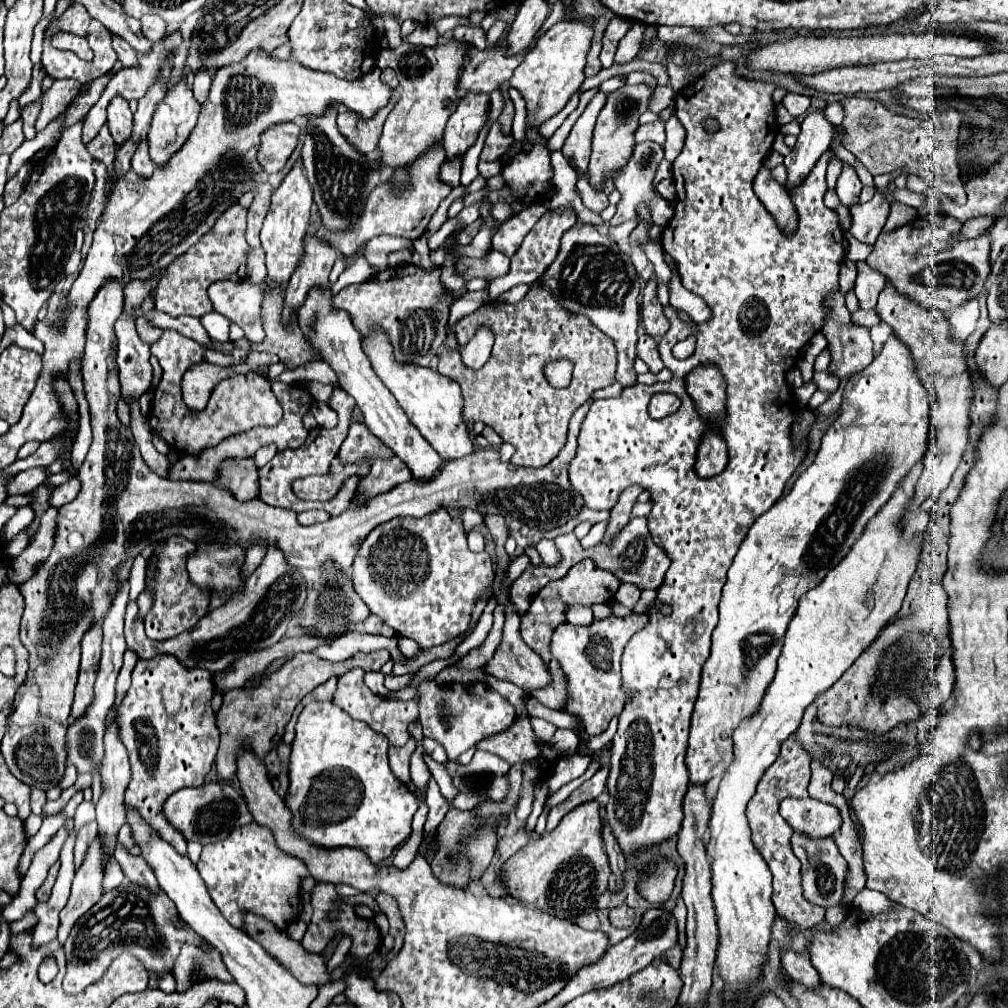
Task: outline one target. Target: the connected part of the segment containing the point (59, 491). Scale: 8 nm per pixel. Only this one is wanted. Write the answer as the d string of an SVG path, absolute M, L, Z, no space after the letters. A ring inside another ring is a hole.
M71 477L71 481L55 487L55 489L53 489L53 495L49 497L49 505L51 505L51 507L61 507L61 505L73 501L73 497L75 497L77 491L79 491L79 485L77 485L77 483L79 483L77 477Z

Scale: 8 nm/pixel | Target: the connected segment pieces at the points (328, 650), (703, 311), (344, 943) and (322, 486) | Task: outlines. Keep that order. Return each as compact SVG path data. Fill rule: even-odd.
M351 631L343 637L339 637L335 643L331 645L319 645L313 649L313 653L319 659L329 659L329 661L345 661L349 657L353 657L355 653L364 652L371 653L377 650L387 649L391 651L391 657L395 663L403 661L405 657L401 655L401 651L397 649L397 639L389 639L389 637L381 637L381 635L369 635L365 631Z
M675 265L671 267L671 279L669 279L669 303L685 311L695 323L703 323L711 317L711 309L705 305L705 301L699 295L683 289Z
M344 935L339 941L331 959L327 962L327 971L329 971L329 973L332 973L335 968L341 966L350 947L351 937Z
M335 459L331 463L329 475L313 475L305 479L293 481L293 493L299 499L313 499L313 501L329 501L337 495L337 491L343 487L345 479L359 477L363 479L369 475L371 463L341 463L341 459Z

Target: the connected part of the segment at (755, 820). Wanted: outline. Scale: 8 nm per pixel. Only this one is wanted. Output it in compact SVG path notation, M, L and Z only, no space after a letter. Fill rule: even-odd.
M787 739L781 745L781 753L777 757L777 763L769 767L769 771L763 775L755 797L751 799L749 807L747 807L747 817L749 817L749 825L753 831L753 843L757 845L757 849L761 851L761 855L767 859L771 873L773 873L773 905L777 909L777 913L781 917L785 917L791 927L793 927L793 935L795 931L805 931L809 927L817 927L823 921L825 911L821 907L815 907L813 903L809 903L803 897L803 889L801 889L801 863L799 859L793 855L791 851L791 835L793 829L785 823L785 819L779 815L779 803L785 797L807 797L807 787L809 787L809 779L811 779L811 755L809 751L805 751L801 747L799 741L795 739Z

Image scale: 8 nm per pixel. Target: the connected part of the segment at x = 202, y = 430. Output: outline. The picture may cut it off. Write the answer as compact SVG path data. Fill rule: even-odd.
M163 331L161 339L151 345L151 353L159 359L159 365L163 367L163 379L155 389L153 409L149 415L149 423L153 431L163 437L171 449L175 449L181 455L193 455L199 457L205 449L219 445L223 439L249 431L257 425L275 425L281 421L281 405L277 403L271 385L265 377L249 371L235 377L229 377L221 381L209 399L209 405L203 411L189 409L181 399L181 377L183 373L197 361L203 361L205 347L195 343L193 339L183 337L177 331Z

